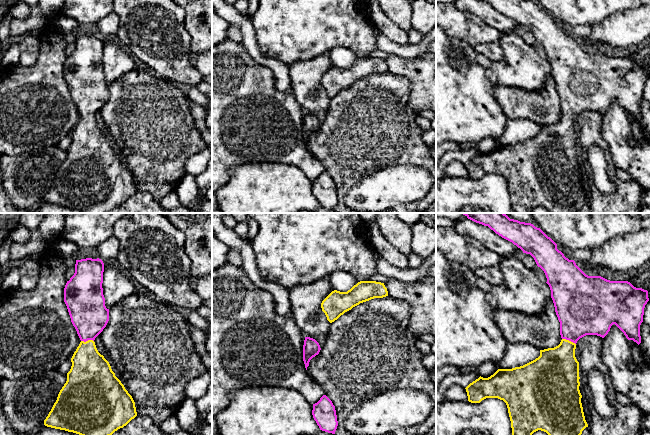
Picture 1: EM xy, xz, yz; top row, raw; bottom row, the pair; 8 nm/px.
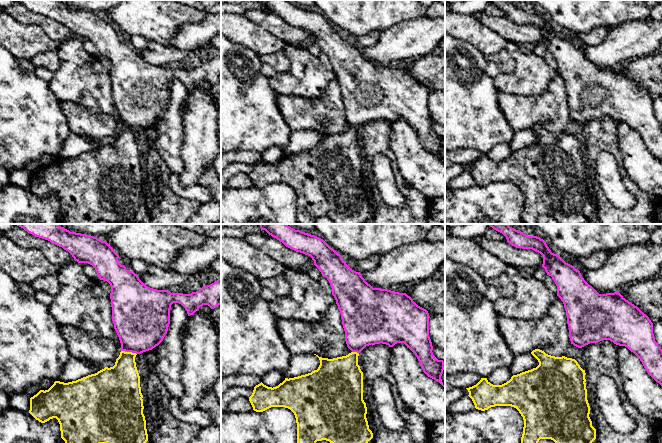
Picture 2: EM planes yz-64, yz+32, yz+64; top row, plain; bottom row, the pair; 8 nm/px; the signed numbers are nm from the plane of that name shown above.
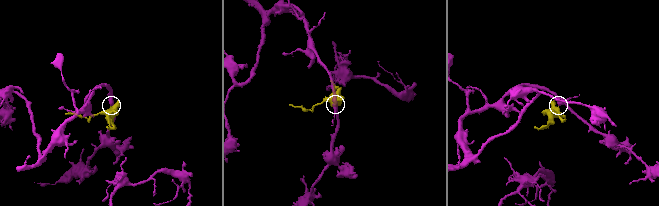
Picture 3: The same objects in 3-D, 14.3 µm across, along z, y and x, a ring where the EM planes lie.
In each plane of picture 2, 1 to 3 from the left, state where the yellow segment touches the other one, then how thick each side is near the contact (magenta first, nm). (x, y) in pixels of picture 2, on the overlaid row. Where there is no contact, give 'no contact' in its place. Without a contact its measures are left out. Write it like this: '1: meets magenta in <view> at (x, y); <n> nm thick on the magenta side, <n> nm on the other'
1: meets magenta in yz-64 at (129, 351); 420 nm thick on the magenta side, 280 nm on the other
2: meets magenta in yz+32 at (355, 351); 380 nm thick on the magenta side, 340 nm on the other
3: no contact

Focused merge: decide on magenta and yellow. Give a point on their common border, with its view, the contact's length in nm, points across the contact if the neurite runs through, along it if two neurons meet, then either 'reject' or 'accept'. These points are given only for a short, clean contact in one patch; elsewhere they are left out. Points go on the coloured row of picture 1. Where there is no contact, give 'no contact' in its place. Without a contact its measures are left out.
meets magenta in yz at (569, 340); contact 120 nm long; runs through yz (580, 311), (572, 327), (569, 340), (557, 368); accept

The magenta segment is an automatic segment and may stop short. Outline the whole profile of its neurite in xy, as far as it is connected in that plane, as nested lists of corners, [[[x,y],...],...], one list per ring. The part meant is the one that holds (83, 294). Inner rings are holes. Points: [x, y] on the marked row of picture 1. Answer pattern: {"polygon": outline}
{"polygon": [[[99,258],[76,260],[75,273],[65,285],[64,302],[81,342],[71,358],[72,366],[67,373],[67,381],[60,390],[56,402],[44,420],[44,425],[47,427],[65,430],[79,435],[112,435],[137,416],[135,402],[132,396],[115,376],[109,362],[98,352],[94,342],[95,338],[103,331],[109,321],[109,309],[105,306],[102,288],[103,272],[104,263]]]}

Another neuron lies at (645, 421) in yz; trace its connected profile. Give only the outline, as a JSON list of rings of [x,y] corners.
[[[643,414],[640,424],[640,433],[650,430],[650,414]]]

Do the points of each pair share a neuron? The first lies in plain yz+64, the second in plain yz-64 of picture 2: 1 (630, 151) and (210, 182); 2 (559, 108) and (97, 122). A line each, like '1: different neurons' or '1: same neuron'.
1: same neuron
2: same neuron

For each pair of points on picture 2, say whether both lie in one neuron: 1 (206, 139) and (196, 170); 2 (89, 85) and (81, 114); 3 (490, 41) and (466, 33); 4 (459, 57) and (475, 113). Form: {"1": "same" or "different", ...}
{"1": "same", "2": "different", "3": "same", "4": "same"}

